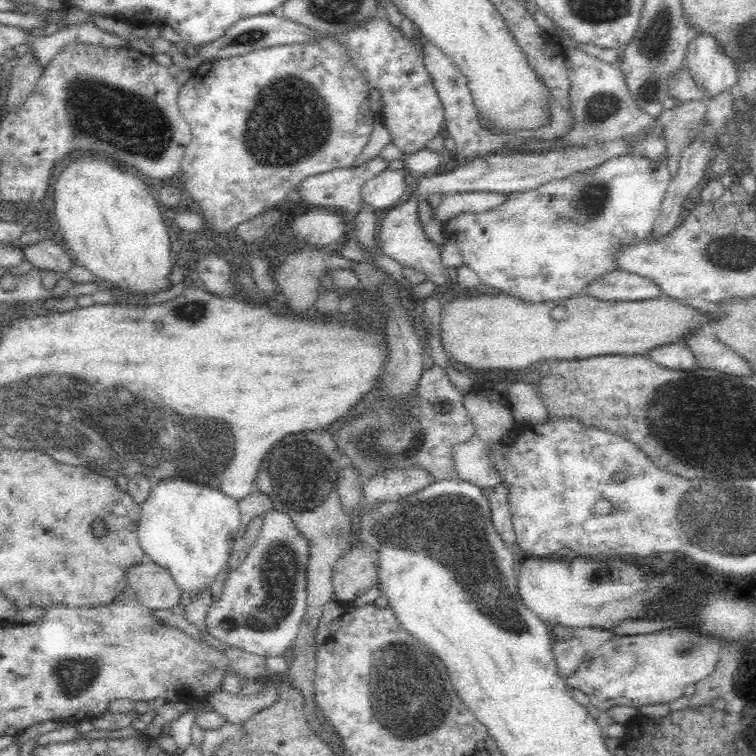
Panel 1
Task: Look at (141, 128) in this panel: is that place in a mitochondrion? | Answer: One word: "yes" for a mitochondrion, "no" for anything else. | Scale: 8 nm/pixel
yes

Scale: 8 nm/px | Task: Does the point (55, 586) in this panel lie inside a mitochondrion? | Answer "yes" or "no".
no

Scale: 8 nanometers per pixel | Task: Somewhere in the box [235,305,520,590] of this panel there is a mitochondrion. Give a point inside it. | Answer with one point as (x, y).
(302, 469)

